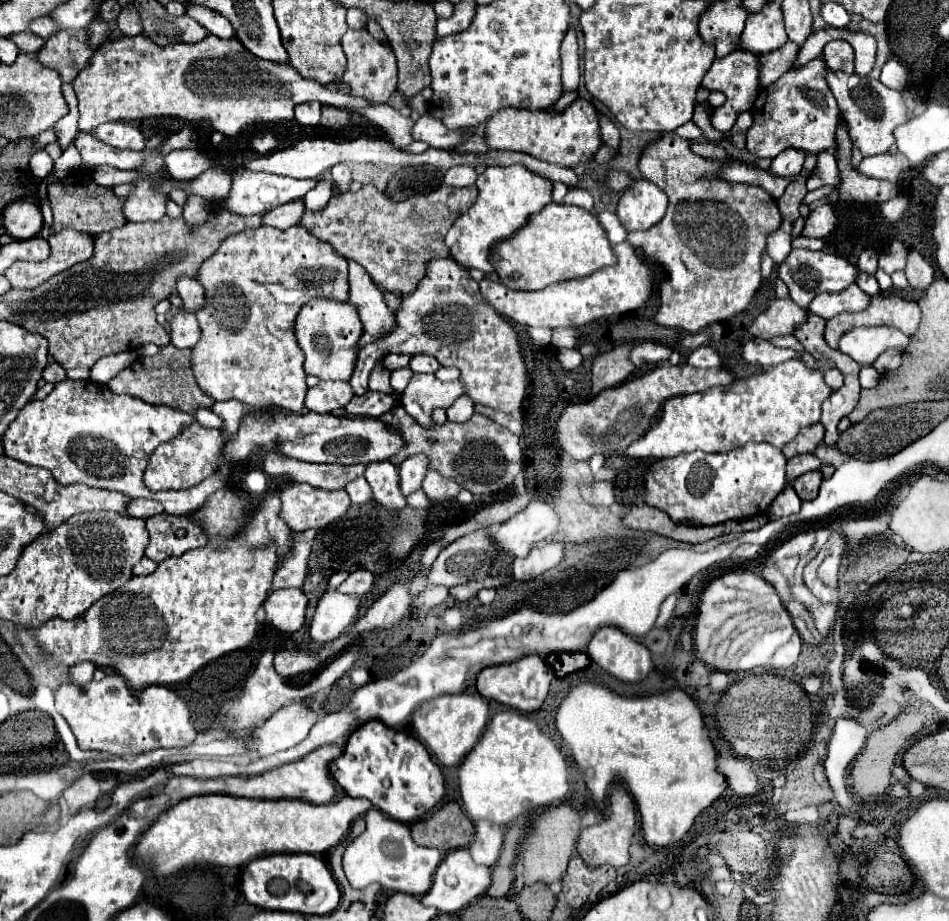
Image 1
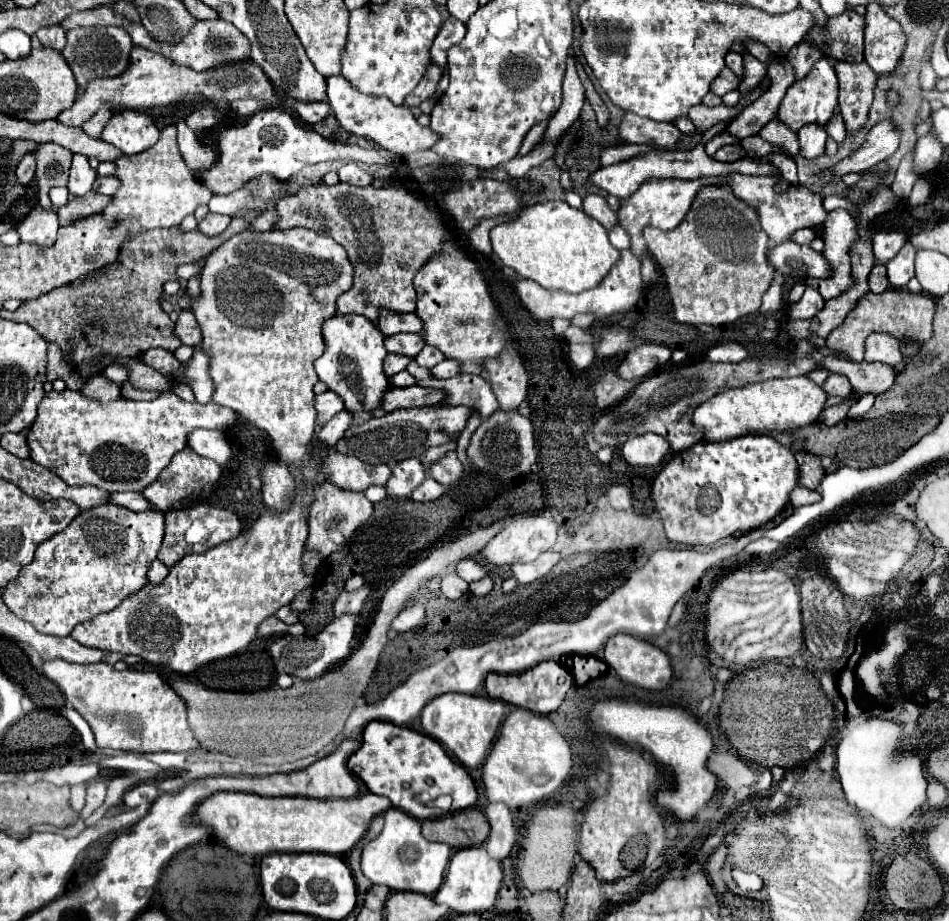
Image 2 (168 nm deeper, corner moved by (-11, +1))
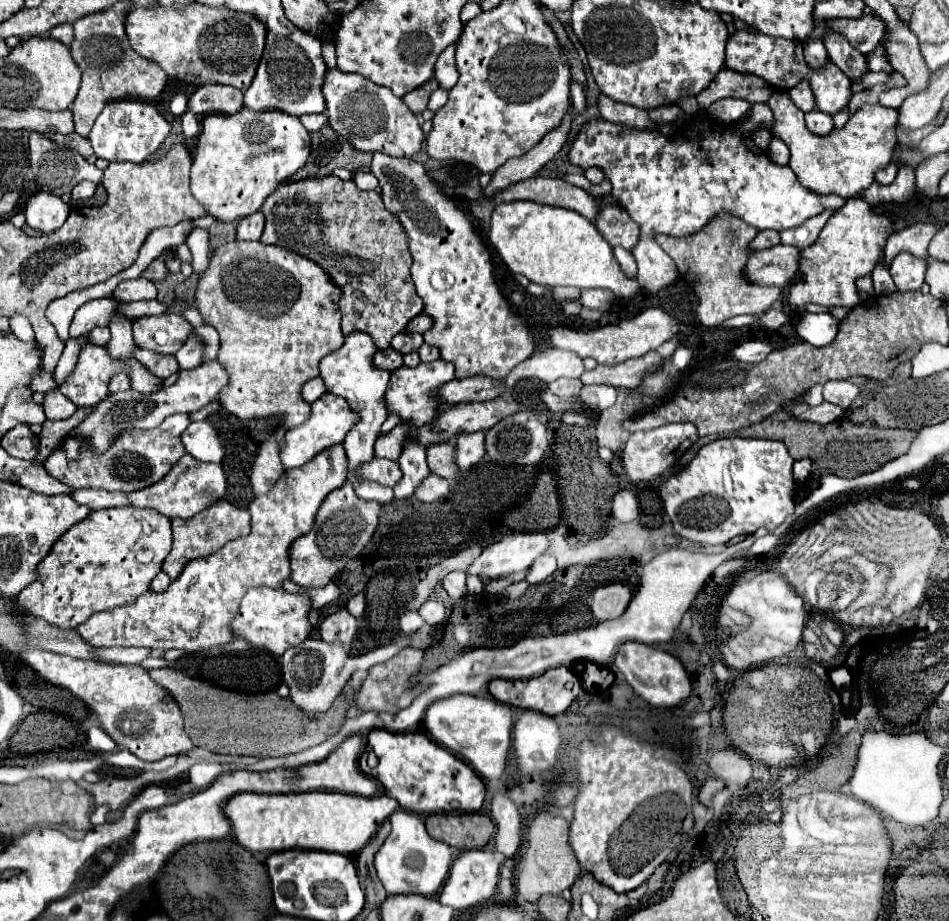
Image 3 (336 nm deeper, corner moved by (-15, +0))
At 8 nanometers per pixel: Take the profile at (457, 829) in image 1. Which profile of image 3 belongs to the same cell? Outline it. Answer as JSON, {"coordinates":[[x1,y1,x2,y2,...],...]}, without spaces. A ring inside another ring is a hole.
{"coordinates":[[434,813,426,817,432,839,460,851,480,849,494,835,494,823,484,813]]}

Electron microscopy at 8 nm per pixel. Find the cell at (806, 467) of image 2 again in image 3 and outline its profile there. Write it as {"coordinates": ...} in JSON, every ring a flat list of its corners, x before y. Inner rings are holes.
{"coordinates":[[802,459,802,461,796,461,794,463,794,479,798,483,804,483,810,475,810,467,812,467,812,461,810,459]]}

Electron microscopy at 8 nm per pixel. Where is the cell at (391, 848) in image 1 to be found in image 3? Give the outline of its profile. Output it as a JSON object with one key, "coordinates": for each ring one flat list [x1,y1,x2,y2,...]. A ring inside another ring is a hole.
{"coordinates":[[394,811,390,815,392,831,380,851,376,853,374,865,378,879,382,881,384,889,390,895,400,895,400,893,418,893,418,895,436,895,450,871,452,863,452,847,440,841,434,841,424,827,424,819,416,813,410,811]]}

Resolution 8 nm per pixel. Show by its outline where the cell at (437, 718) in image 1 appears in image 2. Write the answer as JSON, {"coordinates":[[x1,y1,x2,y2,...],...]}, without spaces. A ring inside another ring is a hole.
{"coordinates":[[442,694,426,704,422,710,422,728,428,736,440,742,462,766,480,768,488,756,488,750,498,734,504,718,504,702,490,696,470,694]]}

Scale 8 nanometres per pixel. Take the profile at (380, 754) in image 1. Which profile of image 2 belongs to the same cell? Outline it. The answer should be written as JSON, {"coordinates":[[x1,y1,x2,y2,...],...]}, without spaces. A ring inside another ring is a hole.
{"coordinates":[[370,722,364,728,362,746,350,756,348,768,366,784,372,794,386,796,394,808,400,808,418,820,430,818,424,804,442,794,452,796,454,812,470,808,478,796,468,772,454,762,440,748,440,744,436,744,436,740,392,722]]}

